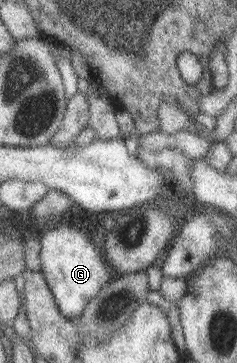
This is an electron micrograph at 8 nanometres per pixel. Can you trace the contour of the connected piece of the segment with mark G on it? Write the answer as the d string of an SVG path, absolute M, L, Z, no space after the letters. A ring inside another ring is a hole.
M57 227L51 231L42 231L39 235L40 268L47 288L51 293L58 315L71 319L79 316L85 305L101 287L113 281L116 273L107 265L103 254L97 252L95 245L77 229Z

